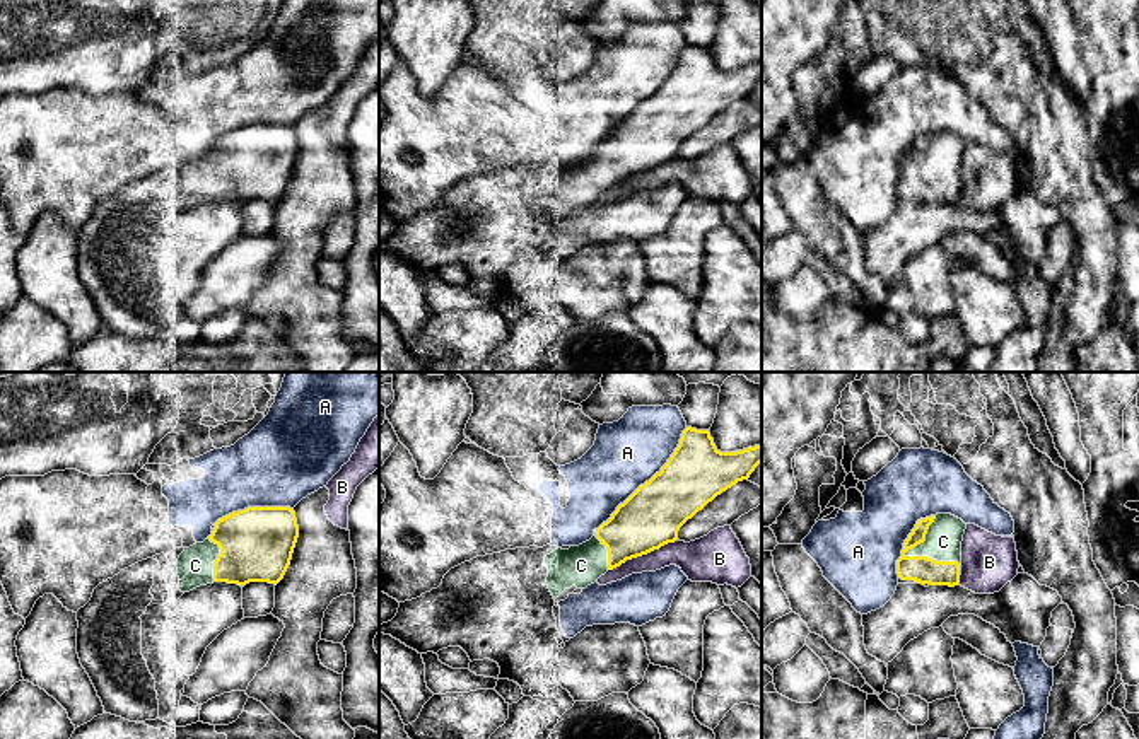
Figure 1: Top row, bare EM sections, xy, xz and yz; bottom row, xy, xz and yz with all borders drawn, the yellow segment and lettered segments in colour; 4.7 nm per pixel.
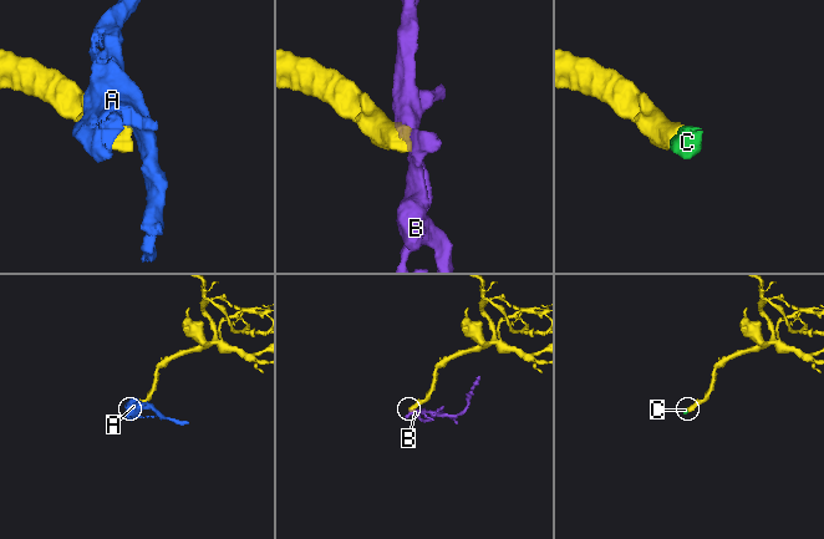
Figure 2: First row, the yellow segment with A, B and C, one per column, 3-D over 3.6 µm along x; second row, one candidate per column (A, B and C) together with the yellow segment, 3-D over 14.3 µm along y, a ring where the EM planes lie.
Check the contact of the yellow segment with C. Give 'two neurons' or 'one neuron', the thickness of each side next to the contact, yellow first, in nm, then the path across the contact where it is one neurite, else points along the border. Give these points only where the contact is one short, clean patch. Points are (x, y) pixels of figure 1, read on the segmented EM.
one neuron | 130/180 nm | across yz (921, 569), (916, 557), (926, 557), (943, 541)

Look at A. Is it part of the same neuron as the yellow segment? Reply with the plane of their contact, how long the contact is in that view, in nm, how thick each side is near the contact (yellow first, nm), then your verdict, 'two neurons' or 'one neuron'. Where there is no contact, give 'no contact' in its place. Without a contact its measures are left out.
meets yellow in xz; contact 650 nm long; 280 nm thick on the yellow side, 320 nm on the other; two neurons

